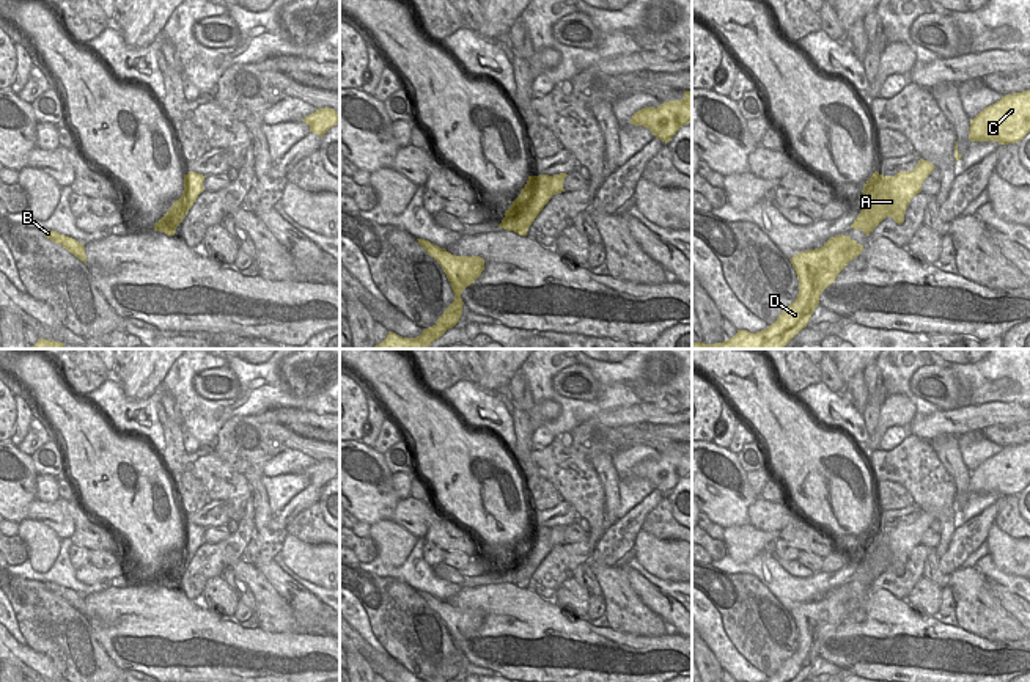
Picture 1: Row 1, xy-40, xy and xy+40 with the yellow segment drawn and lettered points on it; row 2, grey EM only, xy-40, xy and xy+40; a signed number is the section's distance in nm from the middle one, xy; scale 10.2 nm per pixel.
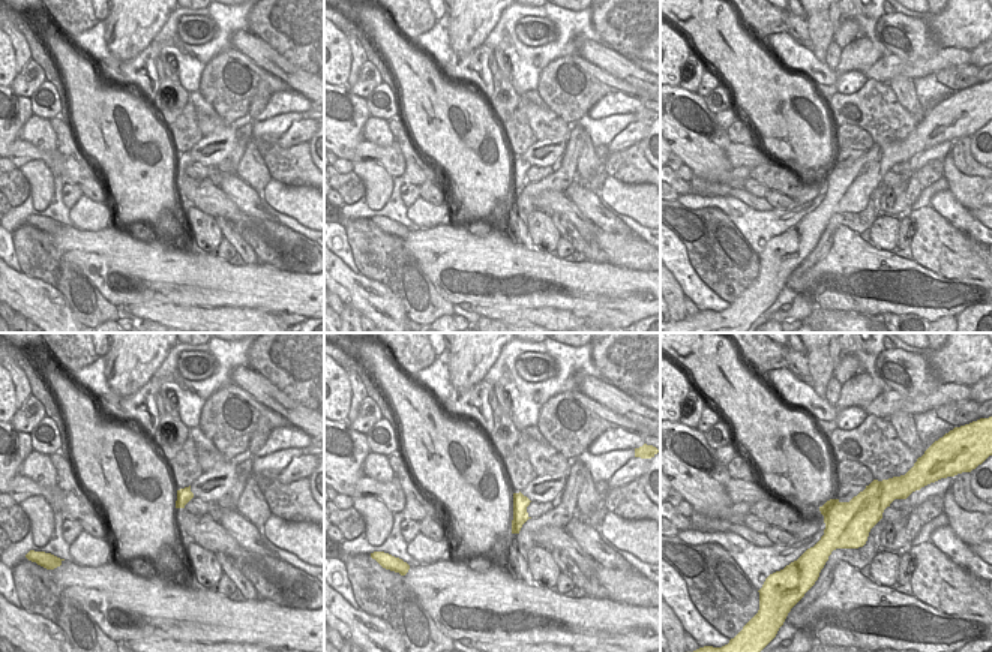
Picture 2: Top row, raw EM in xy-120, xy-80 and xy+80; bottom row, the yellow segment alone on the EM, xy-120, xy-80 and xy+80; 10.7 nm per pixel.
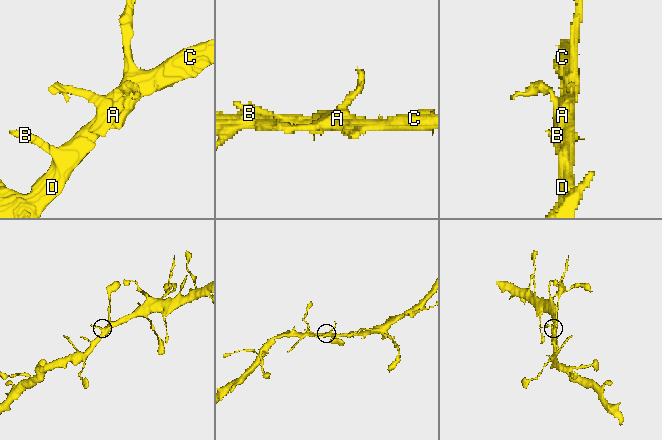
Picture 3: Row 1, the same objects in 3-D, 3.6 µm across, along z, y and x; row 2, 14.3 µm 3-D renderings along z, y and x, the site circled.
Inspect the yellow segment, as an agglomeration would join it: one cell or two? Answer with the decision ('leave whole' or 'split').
leave whole

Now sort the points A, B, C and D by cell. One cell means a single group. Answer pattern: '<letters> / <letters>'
A B C D

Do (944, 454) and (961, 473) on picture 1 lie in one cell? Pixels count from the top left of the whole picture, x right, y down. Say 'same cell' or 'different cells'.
same cell

